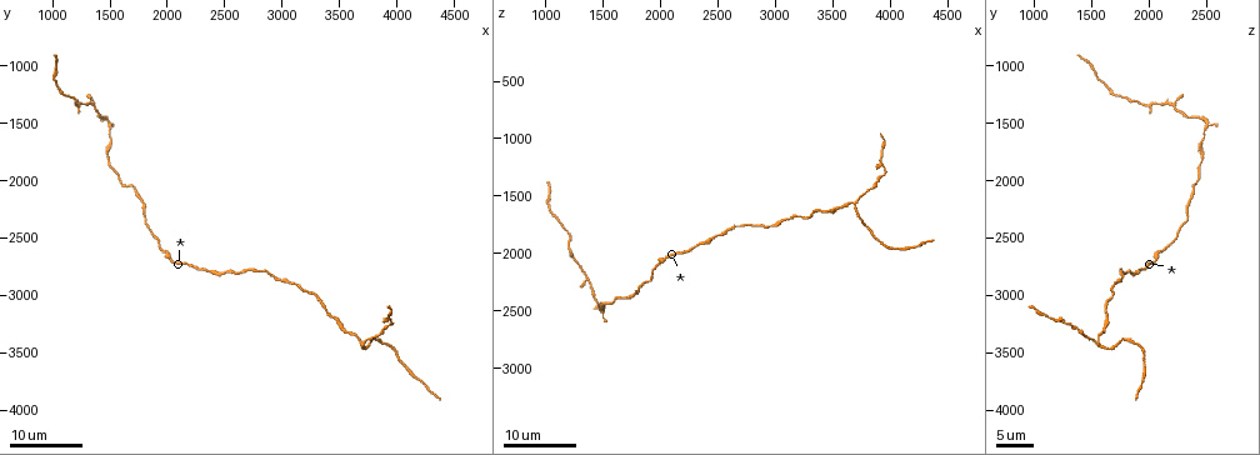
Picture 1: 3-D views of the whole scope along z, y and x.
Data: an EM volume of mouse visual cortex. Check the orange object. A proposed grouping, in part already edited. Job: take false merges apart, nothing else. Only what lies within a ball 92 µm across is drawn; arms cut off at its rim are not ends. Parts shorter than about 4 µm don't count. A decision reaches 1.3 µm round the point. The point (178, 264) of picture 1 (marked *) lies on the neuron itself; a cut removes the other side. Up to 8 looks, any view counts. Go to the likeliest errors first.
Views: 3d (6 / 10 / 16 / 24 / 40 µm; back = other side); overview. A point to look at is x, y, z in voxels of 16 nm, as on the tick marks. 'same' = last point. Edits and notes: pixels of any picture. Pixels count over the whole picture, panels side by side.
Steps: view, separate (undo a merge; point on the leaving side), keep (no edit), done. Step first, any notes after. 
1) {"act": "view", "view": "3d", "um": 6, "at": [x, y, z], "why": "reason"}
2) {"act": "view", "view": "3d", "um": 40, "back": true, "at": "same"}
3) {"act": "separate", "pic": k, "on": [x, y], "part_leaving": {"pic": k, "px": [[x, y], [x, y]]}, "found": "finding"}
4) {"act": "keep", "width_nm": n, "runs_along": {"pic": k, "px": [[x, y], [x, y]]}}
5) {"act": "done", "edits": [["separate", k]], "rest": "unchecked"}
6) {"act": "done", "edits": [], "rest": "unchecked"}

{"act": "view", "view": "3d", "um": 24, "at": [3700, 3420, 1580], "why": "three arms meet"}

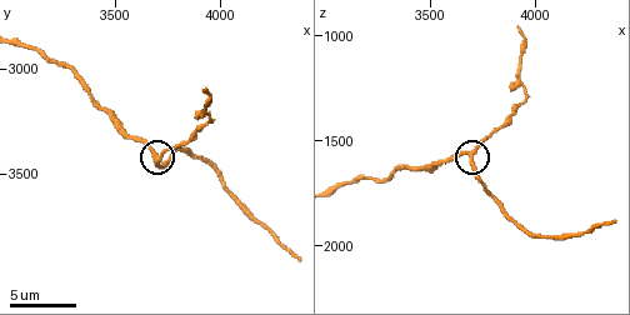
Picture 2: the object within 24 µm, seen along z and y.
{"act": "view", "view": "3d", "um": 10, "at": [3700, 3410, 1560]}

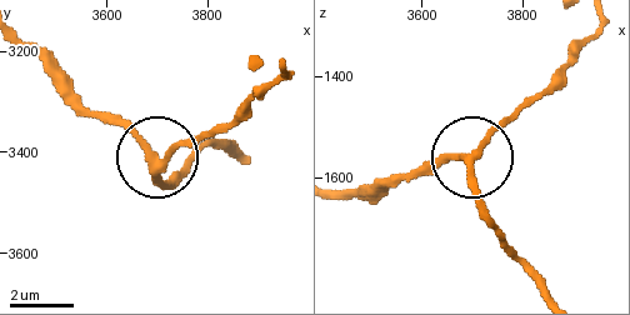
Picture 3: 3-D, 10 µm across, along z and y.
{"act": "keep", "side_arm_um": 13, "runs_along": {"pic": 3, "px": [[341, 188], [381, 188], [470, 154], [524, 103]]}, "found": "all the same neuron"}

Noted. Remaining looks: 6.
{"act": "view", "view": "3d", "um": 16, "at": [1180, 1340, 1940], "why": "three-way junction"}

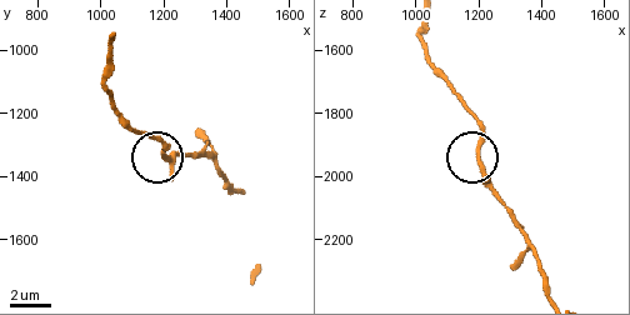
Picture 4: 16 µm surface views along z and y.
{"act": "view", "view": "3d", "um": 10, "at": [1210, 1340, 1970], "why": "closer look"}

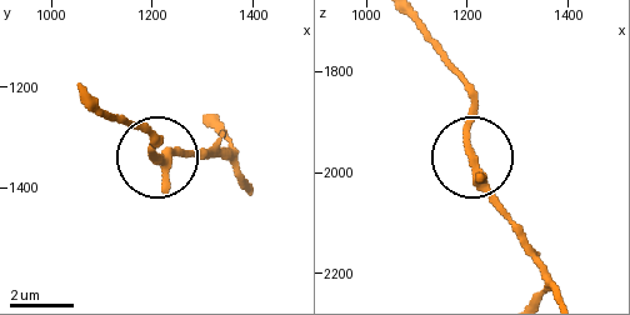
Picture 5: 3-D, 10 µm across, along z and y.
{"act": "keep", "runs_along": {"pic": 5, "px": [[555, 288], [473, 151], [466, 135], [475, 89]]}, "found": "continuous, no second neuron"}

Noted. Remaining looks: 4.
{"act": "view", "view": "3d", "um": 24, "at": [2520, 2800, 1860], "why": "a narrow waist"}

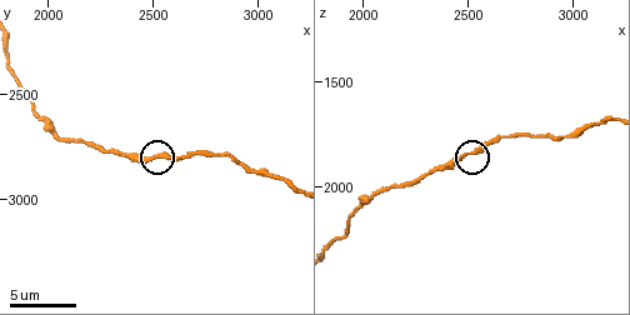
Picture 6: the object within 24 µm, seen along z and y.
{"act": "view", "view": "3d", "um": 10, "at": [2490, 2810, 1850]}

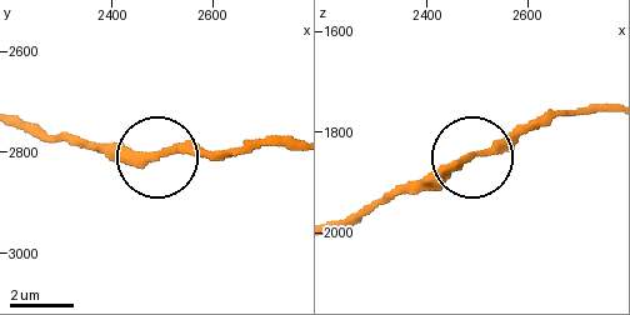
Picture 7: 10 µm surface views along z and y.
{"act": "keep", "runs_along": {"pic": 7, "px": [[338, 228], [443, 185], [536, 118]]}, "found": "all the same neuron"}

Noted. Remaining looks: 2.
{"act": "view", "view": "3d", "um": 16, "at": [1480, 1620, 2500], "why": "narrows sharply"}

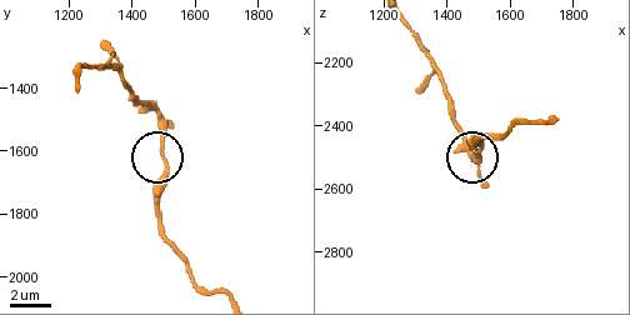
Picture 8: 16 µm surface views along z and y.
{"act": "view", "view": "3d", "um": 10, "at": "same"}

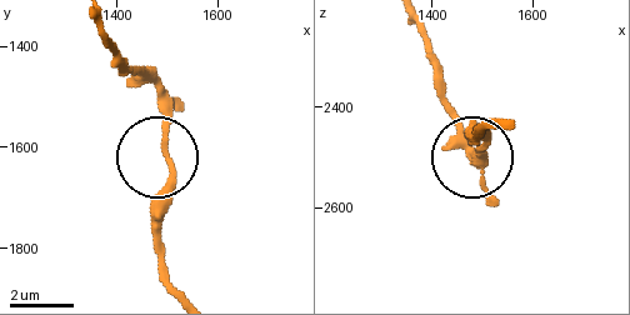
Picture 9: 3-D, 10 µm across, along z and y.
{"act": "keep", "runs_along": {"pic": 9, "px": [[185, 294], [161, 254], [169, 173], [161, 79]]}, "found": "one neuron here"}

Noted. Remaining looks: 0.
{"act": "done", "edits": [], "rest": "unchecked"}

